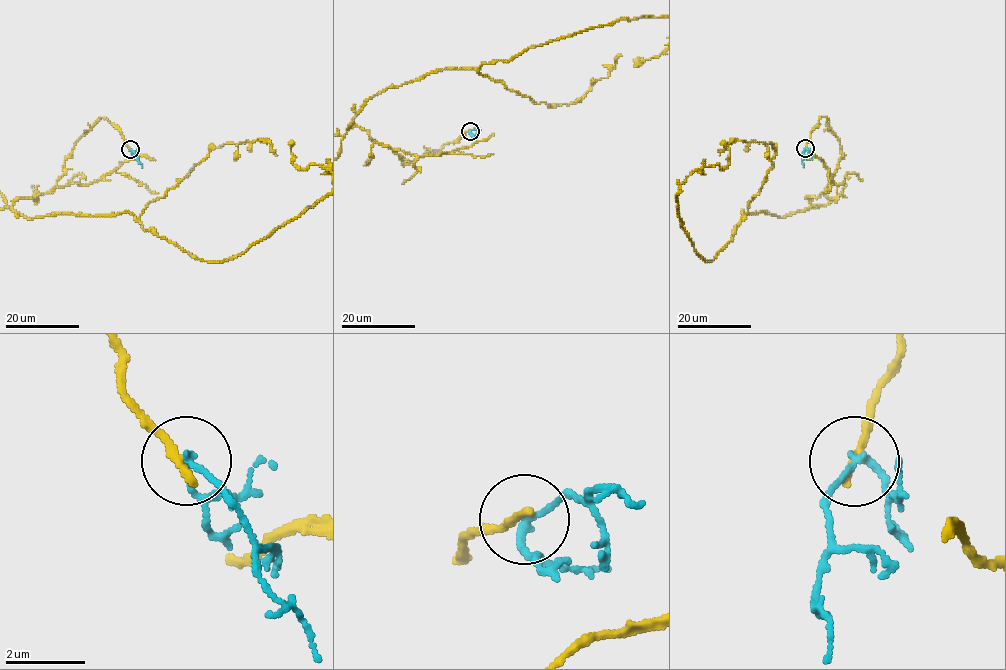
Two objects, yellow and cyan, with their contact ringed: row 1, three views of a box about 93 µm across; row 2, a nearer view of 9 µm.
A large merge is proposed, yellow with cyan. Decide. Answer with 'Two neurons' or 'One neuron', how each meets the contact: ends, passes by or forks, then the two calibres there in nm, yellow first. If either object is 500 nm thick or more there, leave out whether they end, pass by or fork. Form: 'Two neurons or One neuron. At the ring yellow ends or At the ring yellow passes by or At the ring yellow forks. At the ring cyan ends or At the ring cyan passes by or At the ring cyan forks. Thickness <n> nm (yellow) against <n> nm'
Two neurons. At the ring yellow ends. At the ring cyan passes by. Thickness 240 nm (yellow) against 160 nm

